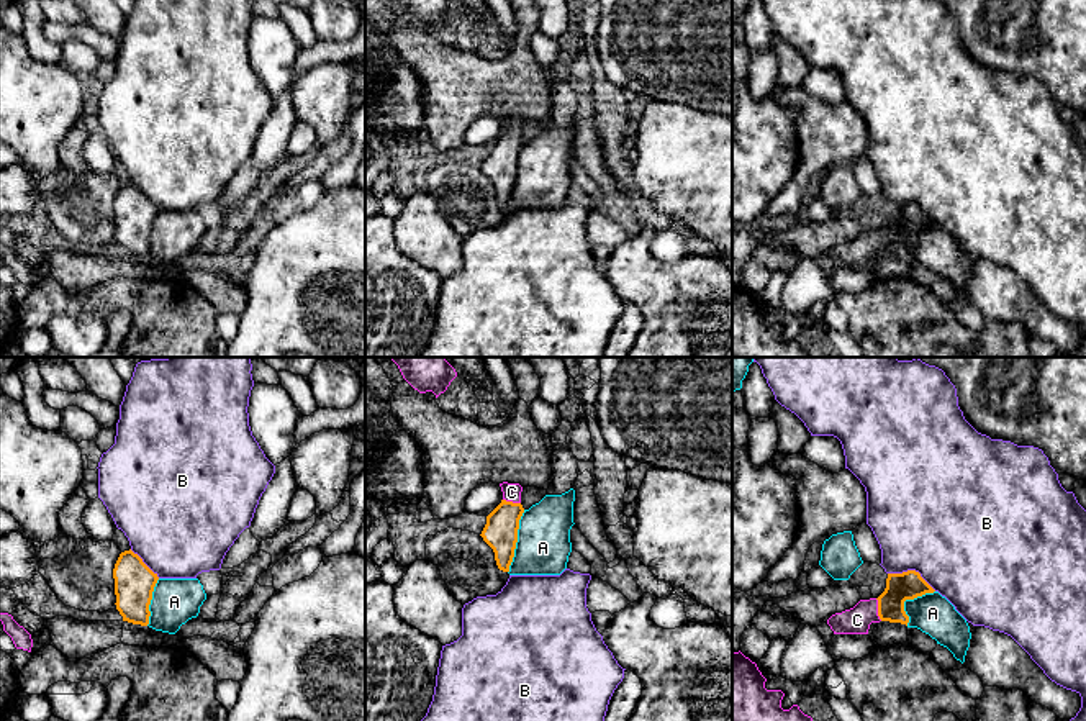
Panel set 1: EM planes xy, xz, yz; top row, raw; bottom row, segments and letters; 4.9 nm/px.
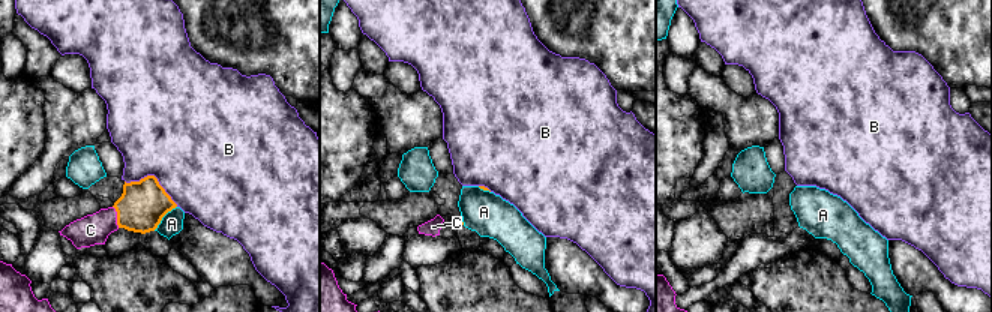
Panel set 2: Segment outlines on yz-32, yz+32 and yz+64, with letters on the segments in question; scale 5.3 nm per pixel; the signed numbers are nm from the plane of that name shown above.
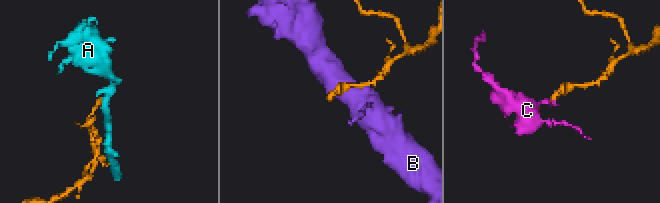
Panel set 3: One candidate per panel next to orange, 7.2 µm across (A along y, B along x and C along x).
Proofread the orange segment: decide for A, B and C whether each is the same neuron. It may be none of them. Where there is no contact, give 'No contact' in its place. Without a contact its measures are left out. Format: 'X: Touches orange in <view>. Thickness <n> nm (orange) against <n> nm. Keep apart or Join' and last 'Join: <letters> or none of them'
A: Touches orange in xz. Thickness 170 nm (orange) against 260 nm. Keep apart
B: Touches orange in yz. Thickness 140 nm (orange) against 500 nm. Keep apart
C: Touches orange in yz. Thickness 140 nm (orange) against 140 nm. Join
Join: C

